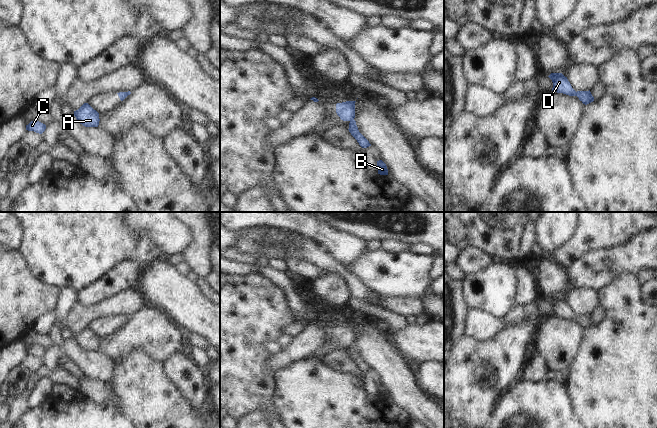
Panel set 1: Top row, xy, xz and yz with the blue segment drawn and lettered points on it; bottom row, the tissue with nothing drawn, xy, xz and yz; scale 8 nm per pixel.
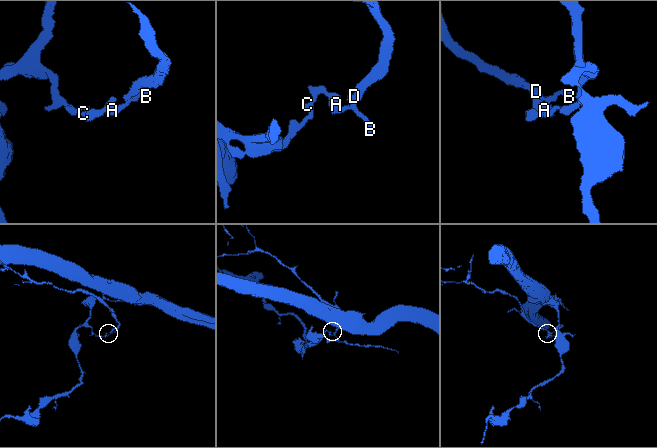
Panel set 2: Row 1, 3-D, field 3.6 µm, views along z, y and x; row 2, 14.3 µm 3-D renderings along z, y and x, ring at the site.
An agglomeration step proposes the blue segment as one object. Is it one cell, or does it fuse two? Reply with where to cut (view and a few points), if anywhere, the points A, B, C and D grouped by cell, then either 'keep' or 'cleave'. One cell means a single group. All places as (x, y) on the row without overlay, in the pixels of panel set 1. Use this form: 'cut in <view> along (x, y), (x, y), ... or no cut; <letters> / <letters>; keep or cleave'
cut in xz along (353, 343), (350, 345); A B C / D; cleave

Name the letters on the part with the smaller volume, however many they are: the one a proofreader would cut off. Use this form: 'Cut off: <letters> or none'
Cut off: D.

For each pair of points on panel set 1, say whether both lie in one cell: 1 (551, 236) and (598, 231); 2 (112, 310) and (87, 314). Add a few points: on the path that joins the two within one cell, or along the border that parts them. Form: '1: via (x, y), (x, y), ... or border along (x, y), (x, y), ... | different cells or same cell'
1: border along (577, 222), (572, 237), (555, 249) | different cells
2: via (106, 310), (93, 312) | same cell

